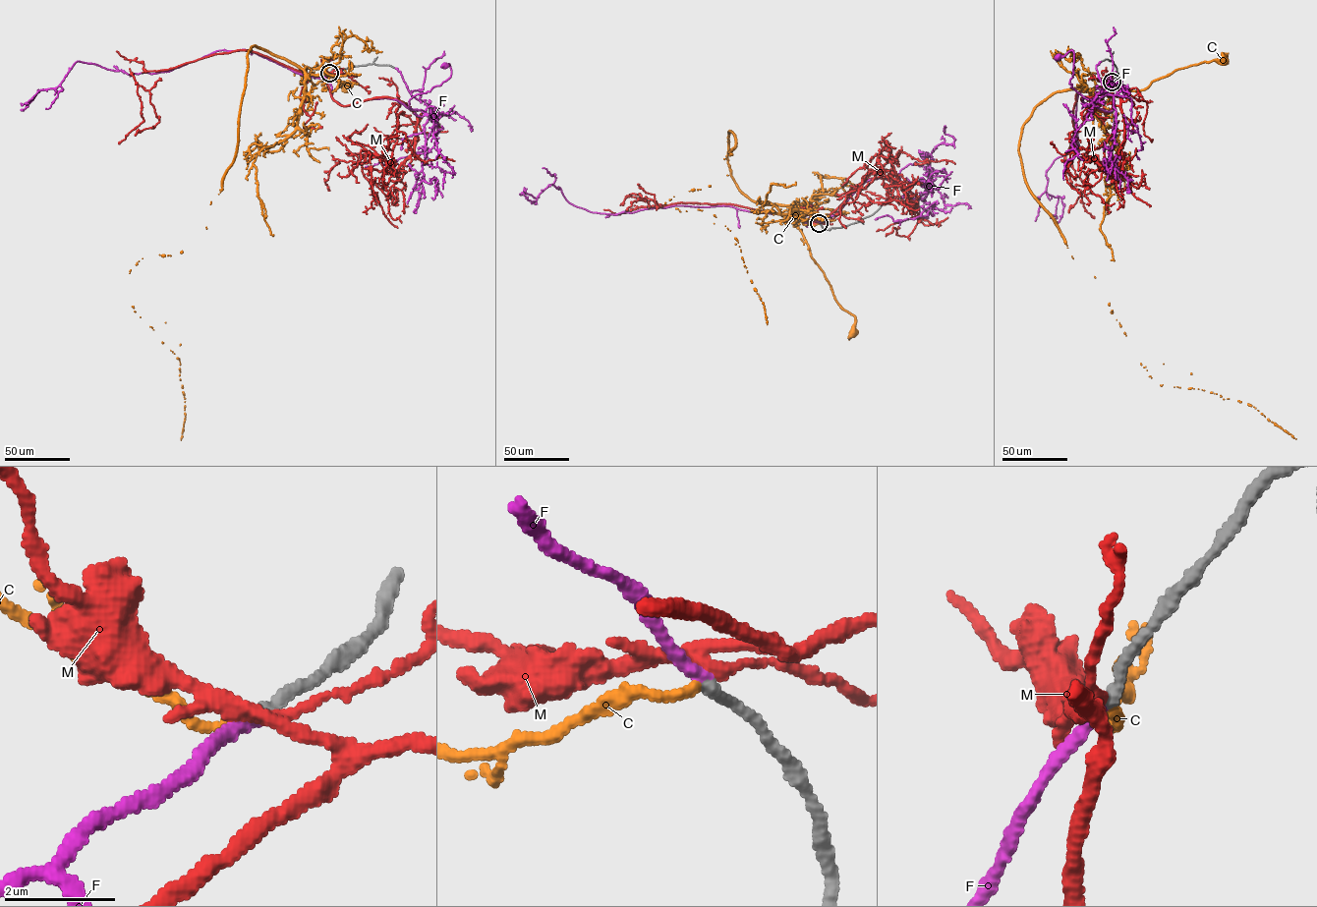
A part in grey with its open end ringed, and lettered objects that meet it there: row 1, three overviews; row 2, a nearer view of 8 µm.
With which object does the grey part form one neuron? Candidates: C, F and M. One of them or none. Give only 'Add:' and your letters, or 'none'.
Add: F

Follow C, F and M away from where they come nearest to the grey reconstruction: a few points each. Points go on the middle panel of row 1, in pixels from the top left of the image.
C: (819, 223), (811, 225), (800, 217), (795, 219), (834, 299), (855, 316), (853, 332)
F: (820, 223), (816, 218), (835, 214), (870, 180), (903, 186), (898, 174), (915, 162), (932, 171), (923, 156)
M: (820, 223), (875, 178), (916, 206), (896, 176), (881, 170), (859, 192), (919, 208)

